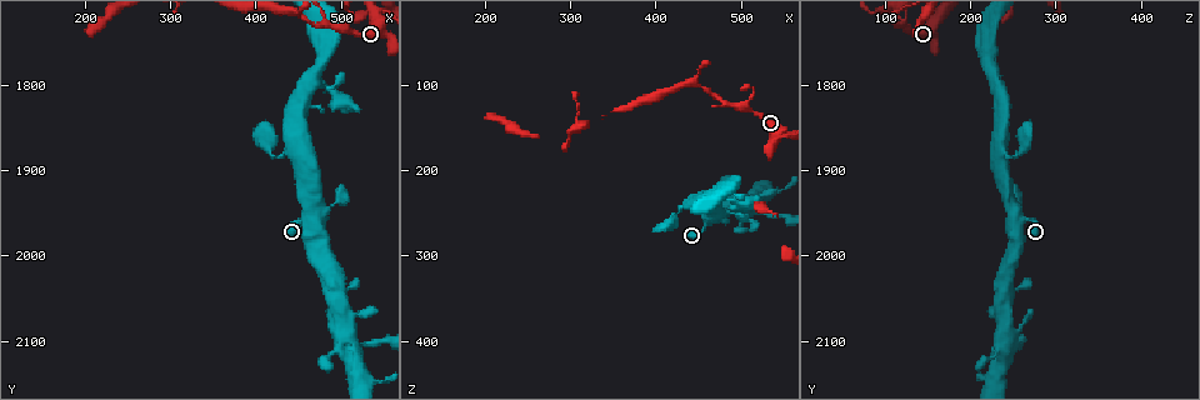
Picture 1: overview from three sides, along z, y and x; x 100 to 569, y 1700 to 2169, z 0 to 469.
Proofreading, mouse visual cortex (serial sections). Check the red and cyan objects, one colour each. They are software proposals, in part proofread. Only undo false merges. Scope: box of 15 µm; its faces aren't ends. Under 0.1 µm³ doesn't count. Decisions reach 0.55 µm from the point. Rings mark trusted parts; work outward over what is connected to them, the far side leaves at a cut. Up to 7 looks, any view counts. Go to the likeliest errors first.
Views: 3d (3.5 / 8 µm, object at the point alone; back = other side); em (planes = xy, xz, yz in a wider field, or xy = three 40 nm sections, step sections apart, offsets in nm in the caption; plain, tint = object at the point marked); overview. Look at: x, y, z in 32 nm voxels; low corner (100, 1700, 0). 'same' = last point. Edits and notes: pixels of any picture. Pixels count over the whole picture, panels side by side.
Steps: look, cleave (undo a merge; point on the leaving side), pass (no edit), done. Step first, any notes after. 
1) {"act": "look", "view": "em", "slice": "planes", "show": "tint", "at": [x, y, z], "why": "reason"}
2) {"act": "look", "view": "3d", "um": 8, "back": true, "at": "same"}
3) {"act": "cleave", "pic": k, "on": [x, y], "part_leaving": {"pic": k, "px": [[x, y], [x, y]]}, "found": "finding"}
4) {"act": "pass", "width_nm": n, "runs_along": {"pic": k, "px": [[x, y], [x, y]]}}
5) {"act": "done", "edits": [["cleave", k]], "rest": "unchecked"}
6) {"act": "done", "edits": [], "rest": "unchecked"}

{"act": "look", "view": "3d", "um": 3.5, "at": [500, 1735, 130], "why": "arms part here"}

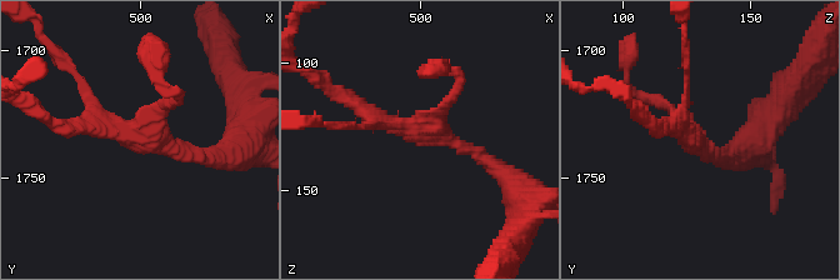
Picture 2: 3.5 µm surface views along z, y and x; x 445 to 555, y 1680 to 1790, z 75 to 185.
{"act": "look", "view": "em", "slice": "xy", "step": 3, "show": "tint", "at": [503, 1733, 127], "arms": 3, "arm_widths_nm": [150, 200, 200]}

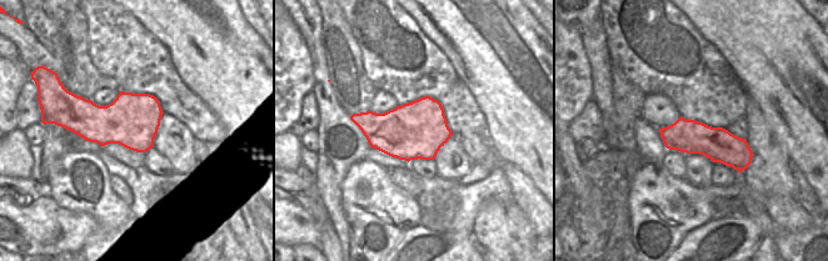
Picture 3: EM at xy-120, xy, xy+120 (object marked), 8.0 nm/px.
{"act": "pass", "found": "all the same cell"}

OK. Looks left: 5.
{"act": "look", "view": "3d", "um": 3.5, "back": true, "at": [460, 1960, 255], "why": "a narrow waist"}

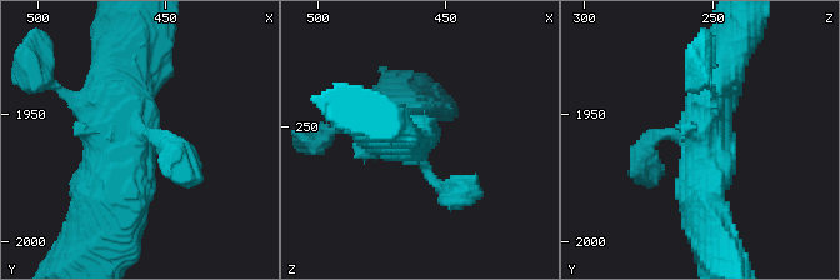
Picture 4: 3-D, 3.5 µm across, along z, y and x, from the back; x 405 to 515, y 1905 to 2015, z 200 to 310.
{"act": "look", "view": "em", "slice": "planes", "show": "plain", "at": "same", "why": "now the EM"}

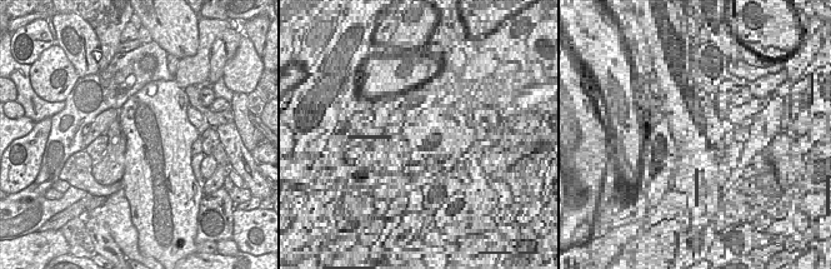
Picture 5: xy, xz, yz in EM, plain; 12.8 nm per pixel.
{"act": "look", "view": "em", "slice": "planes", "show": "tint", "at": "same"}

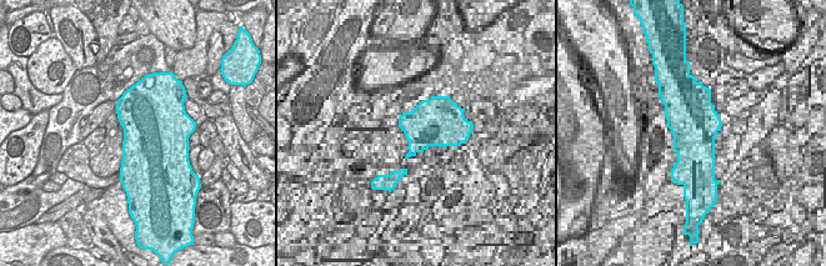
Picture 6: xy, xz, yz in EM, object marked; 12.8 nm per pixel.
{"act": "pass", "runs_along": {"pic": 4, "px": [[646, 159], [656, 136], [708, 121], [730, 55]]}, "found": "all the same cell"}

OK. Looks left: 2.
{"act": "look", "view": "3d", "um": 3.5, "back": true, "at": [420, 1880, 260], "why": "calibre changes"}

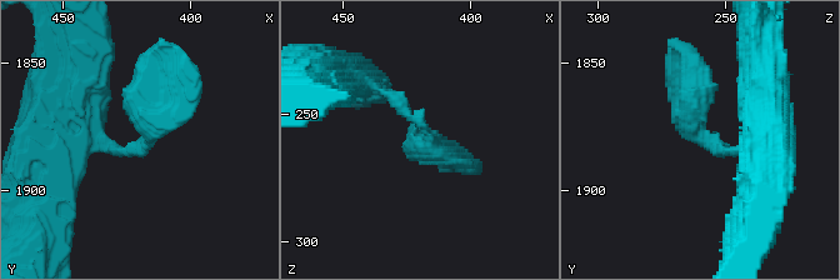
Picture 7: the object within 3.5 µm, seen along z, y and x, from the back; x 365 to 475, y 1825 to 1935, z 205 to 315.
{"act": "look", "view": "em", "slice": "xy", "step": 3, "show": "tint", "at": [417, 1880, 258]}

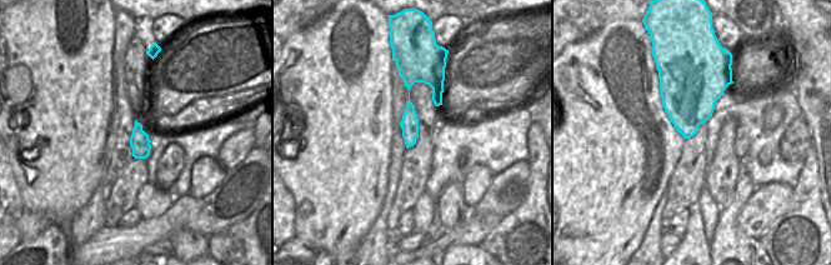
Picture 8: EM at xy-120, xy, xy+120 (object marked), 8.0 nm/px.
{"act": "pass", "runs_along": {"pic": 7, "px": [[755, 138], [724, 153], [698, 134], [689, 61]]}, "found": "one cell here"}

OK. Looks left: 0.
{"act": "done", "edits": [], "rest": "unchecked"}

